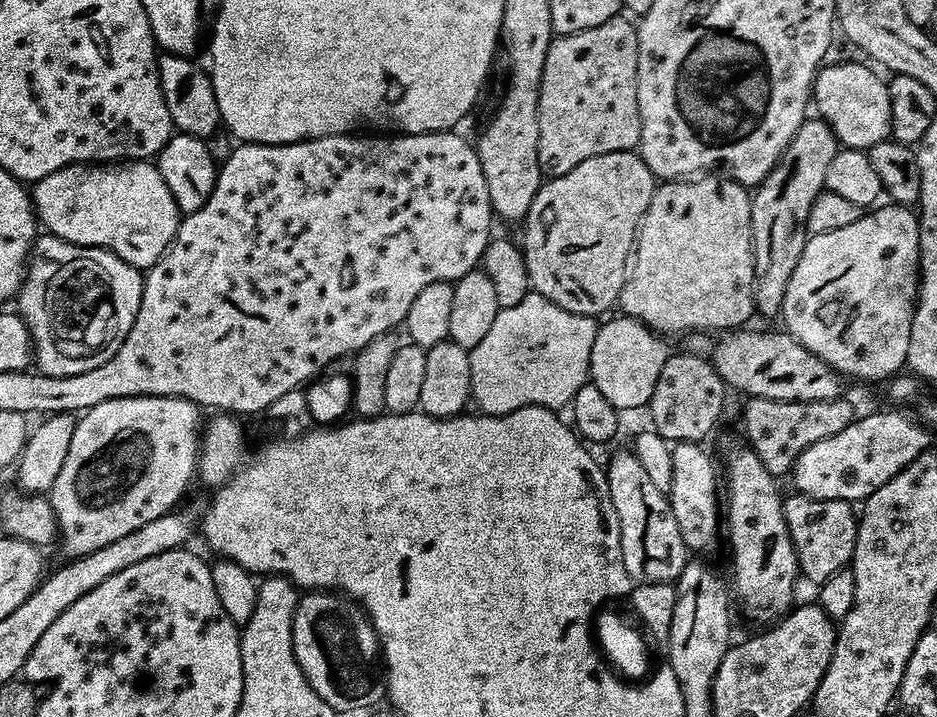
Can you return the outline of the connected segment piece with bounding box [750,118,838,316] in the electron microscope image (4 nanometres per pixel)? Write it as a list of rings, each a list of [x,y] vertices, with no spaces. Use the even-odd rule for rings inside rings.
[[[823,118],[805,119],[804,125],[794,134],[790,146],[781,154],[780,161],[772,167],[761,184],[751,193],[752,257],[754,258],[754,282],[756,283],[756,312],[772,316],[781,311],[786,298],[786,286],[798,258],[802,258],[804,244],[810,235],[808,215],[814,198],[825,191],[826,170],[834,162],[838,151],[836,131]]]

